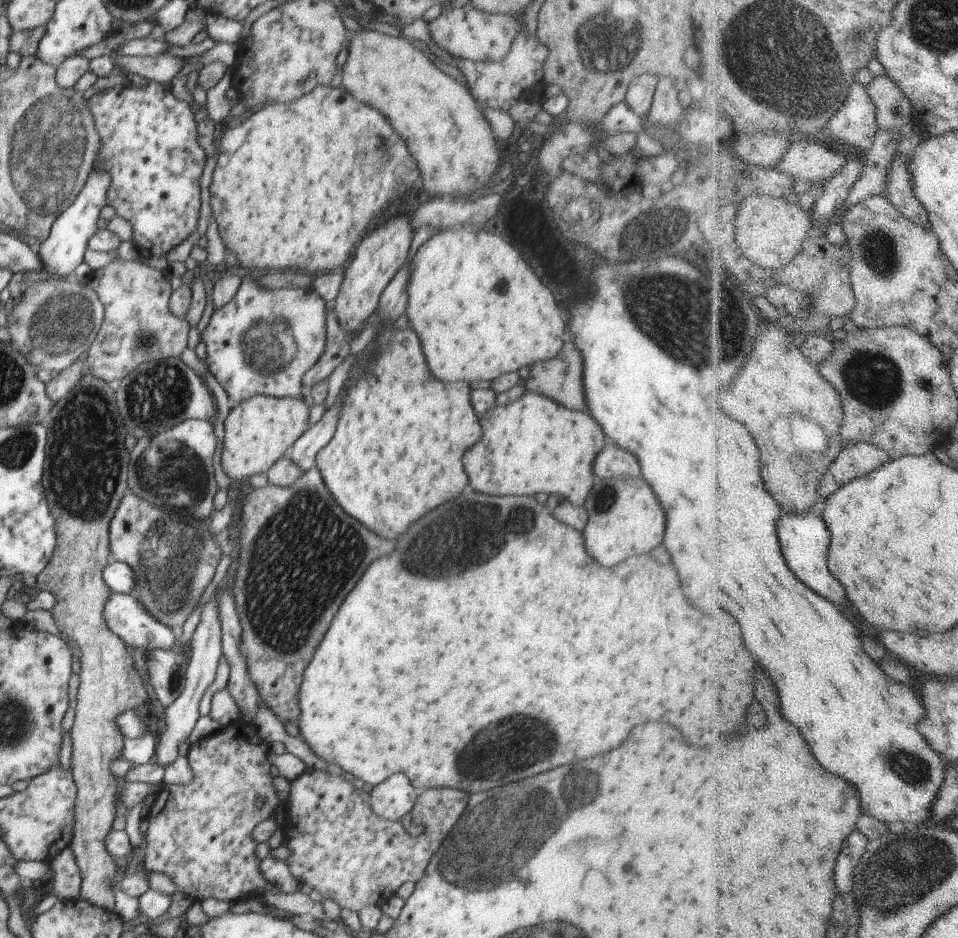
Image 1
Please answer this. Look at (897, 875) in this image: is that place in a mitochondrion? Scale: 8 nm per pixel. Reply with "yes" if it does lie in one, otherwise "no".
yes

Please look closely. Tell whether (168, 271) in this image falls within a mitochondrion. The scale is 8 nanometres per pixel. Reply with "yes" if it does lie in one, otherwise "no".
no

